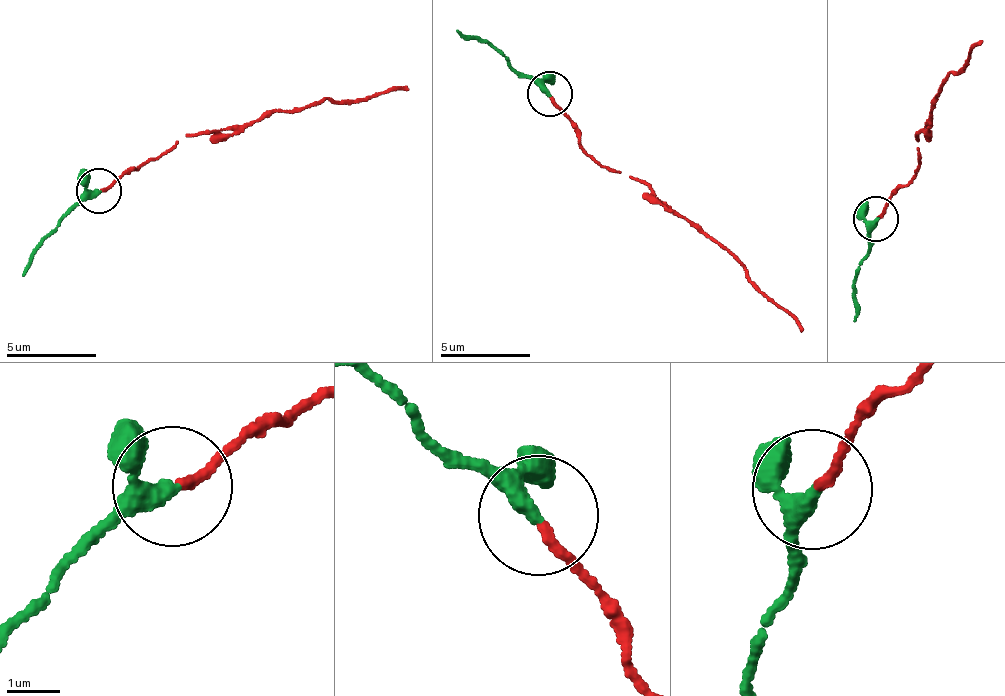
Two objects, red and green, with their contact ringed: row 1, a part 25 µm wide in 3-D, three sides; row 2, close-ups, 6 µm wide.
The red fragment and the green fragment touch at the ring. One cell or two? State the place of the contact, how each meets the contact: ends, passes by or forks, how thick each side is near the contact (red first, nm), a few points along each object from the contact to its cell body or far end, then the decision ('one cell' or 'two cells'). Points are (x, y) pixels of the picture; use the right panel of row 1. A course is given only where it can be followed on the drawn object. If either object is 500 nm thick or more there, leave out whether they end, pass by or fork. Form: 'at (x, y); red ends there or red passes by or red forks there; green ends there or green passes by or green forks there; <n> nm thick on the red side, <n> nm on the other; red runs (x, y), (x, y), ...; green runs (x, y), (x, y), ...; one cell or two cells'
at (876, 219); red ends there; green passes by; 170 nm thick on the red side, 260 nm on the other; red runs (879, 218), (910, 184), (919, 146), (948, 72), (965, 70), (983, 39); green runs (875, 218), (855, 286), (854, 320); one cell

